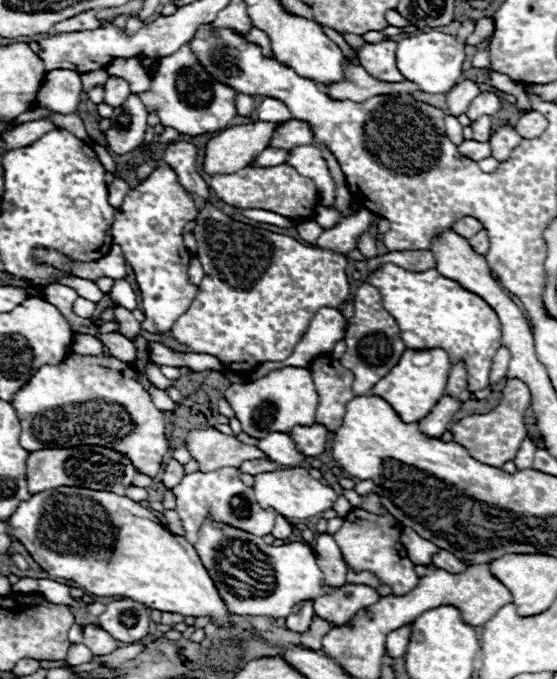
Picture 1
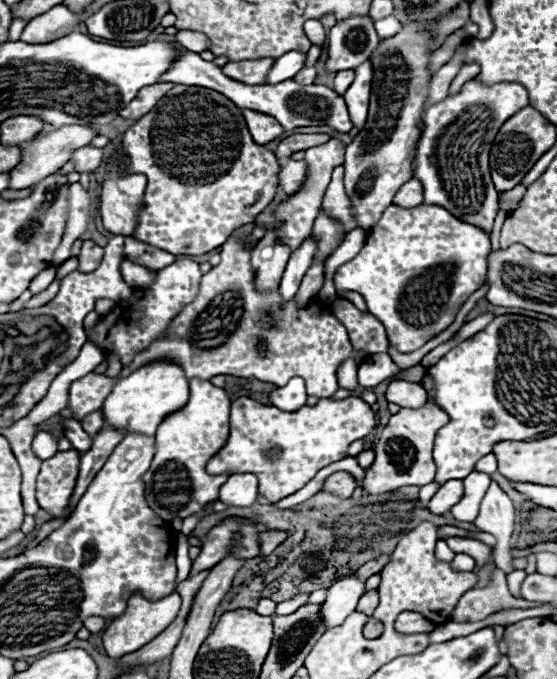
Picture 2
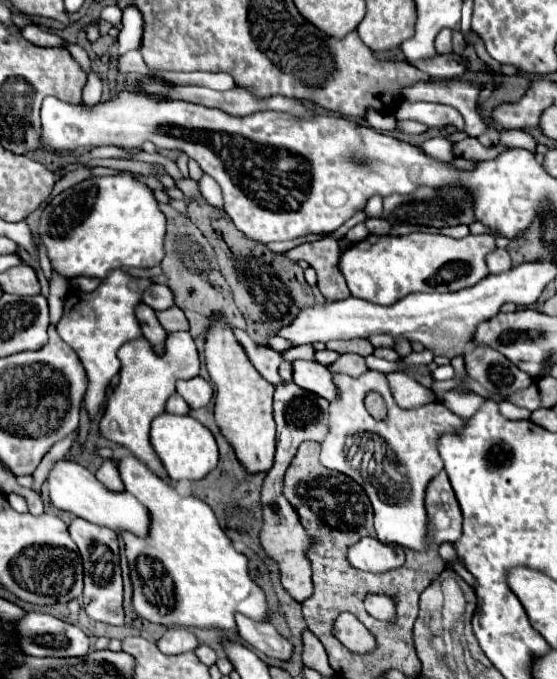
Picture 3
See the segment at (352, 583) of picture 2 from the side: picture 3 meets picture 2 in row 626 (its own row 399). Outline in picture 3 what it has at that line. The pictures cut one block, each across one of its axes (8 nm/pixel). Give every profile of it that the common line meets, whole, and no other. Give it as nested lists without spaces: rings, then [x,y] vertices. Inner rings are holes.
[[[294,360],[294,370],[292,370],[292,380],[304,390],[310,390],[326,400],[336,398],[336,386],[332,384],[330,370],[318,362],[310,360]]]

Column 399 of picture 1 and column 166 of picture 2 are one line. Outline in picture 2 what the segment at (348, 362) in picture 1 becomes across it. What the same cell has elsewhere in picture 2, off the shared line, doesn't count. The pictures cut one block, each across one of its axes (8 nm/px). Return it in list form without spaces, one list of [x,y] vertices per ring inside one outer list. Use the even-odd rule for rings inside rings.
[[[230,238],[222,244],[222,260],[200,278],[200,290],[194,302],[182,308],[162,338],[134,354],[130,366],[124,366],[116,378],[90,372],[70,384],[68,408],[74,412],[76,420],[100,410],[118,378],[126,378],[136,368],[158,360],[176,362],[184,368],[188,380],[210,380],[218,374],[232,374],[284,386],[290,378],[300,376],[306,382],[308,396],[330,398],[336,392],[336,370],[352,354],[346,328],[328,312],[328,308],[312,314],[306,308],[296,310],[296,300],[282,304],[278,292],[256,292],[252,284],[254,272],[250,272],[252,248],[246,248],[246,242],[248,238]],[[260,340],[268,340],[266,356],[258,354],[256,346]]]

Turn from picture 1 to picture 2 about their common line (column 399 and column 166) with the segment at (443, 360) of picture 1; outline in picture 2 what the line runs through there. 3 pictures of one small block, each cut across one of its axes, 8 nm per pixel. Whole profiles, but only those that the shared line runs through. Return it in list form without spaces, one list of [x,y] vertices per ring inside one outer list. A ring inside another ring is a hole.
[[[156,362],[146,364],[132,372],[130,376],[118,380],[112,392],[106,396],[102,404],[104,422],[112,428],[122,428],[124,434],[142,434],[154,436],[158,424],[174,410],[180,410],[188,402],[188,380],[184,378],[184,370],[172,362]]]

